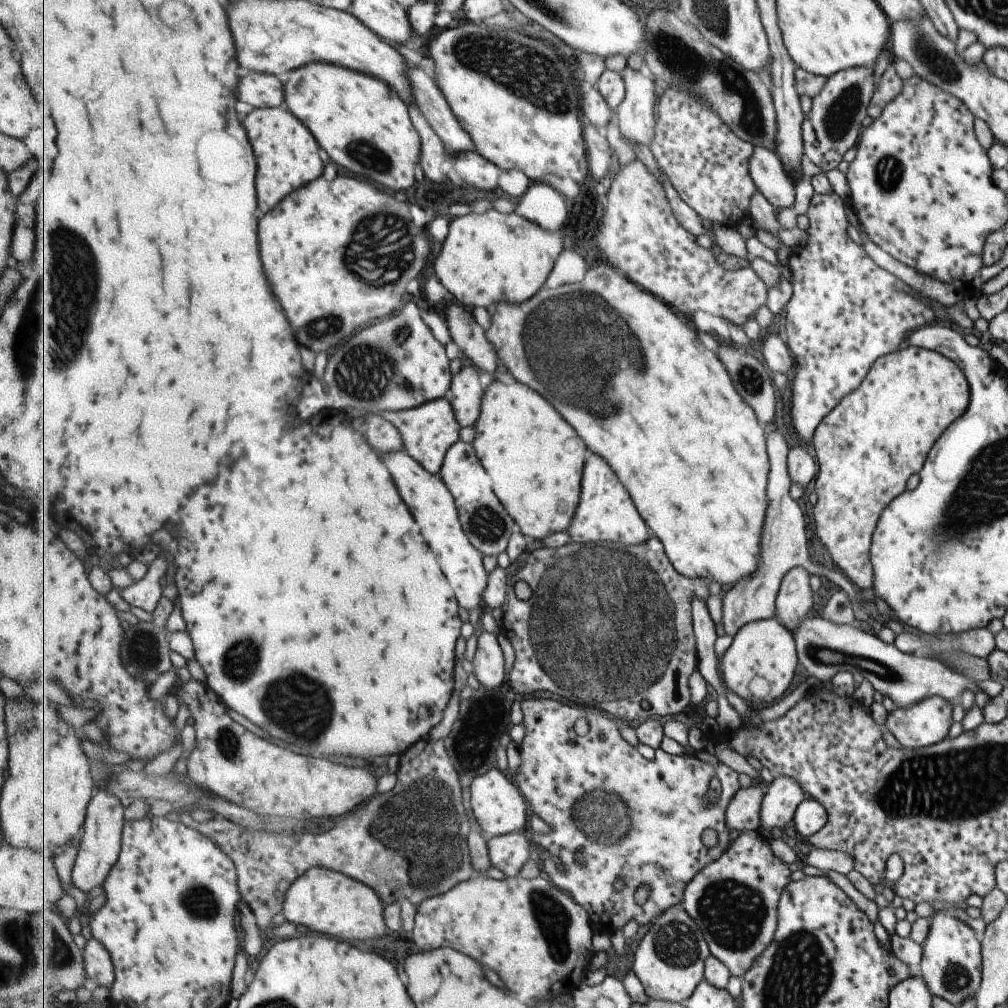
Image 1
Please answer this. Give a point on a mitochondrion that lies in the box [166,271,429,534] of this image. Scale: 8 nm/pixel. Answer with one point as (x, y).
(355, 366)

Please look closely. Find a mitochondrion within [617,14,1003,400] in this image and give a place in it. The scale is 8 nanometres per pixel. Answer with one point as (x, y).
(686, 66)

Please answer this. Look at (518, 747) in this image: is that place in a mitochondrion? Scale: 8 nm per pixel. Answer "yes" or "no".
no

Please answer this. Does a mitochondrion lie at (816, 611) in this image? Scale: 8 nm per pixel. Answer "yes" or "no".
no

